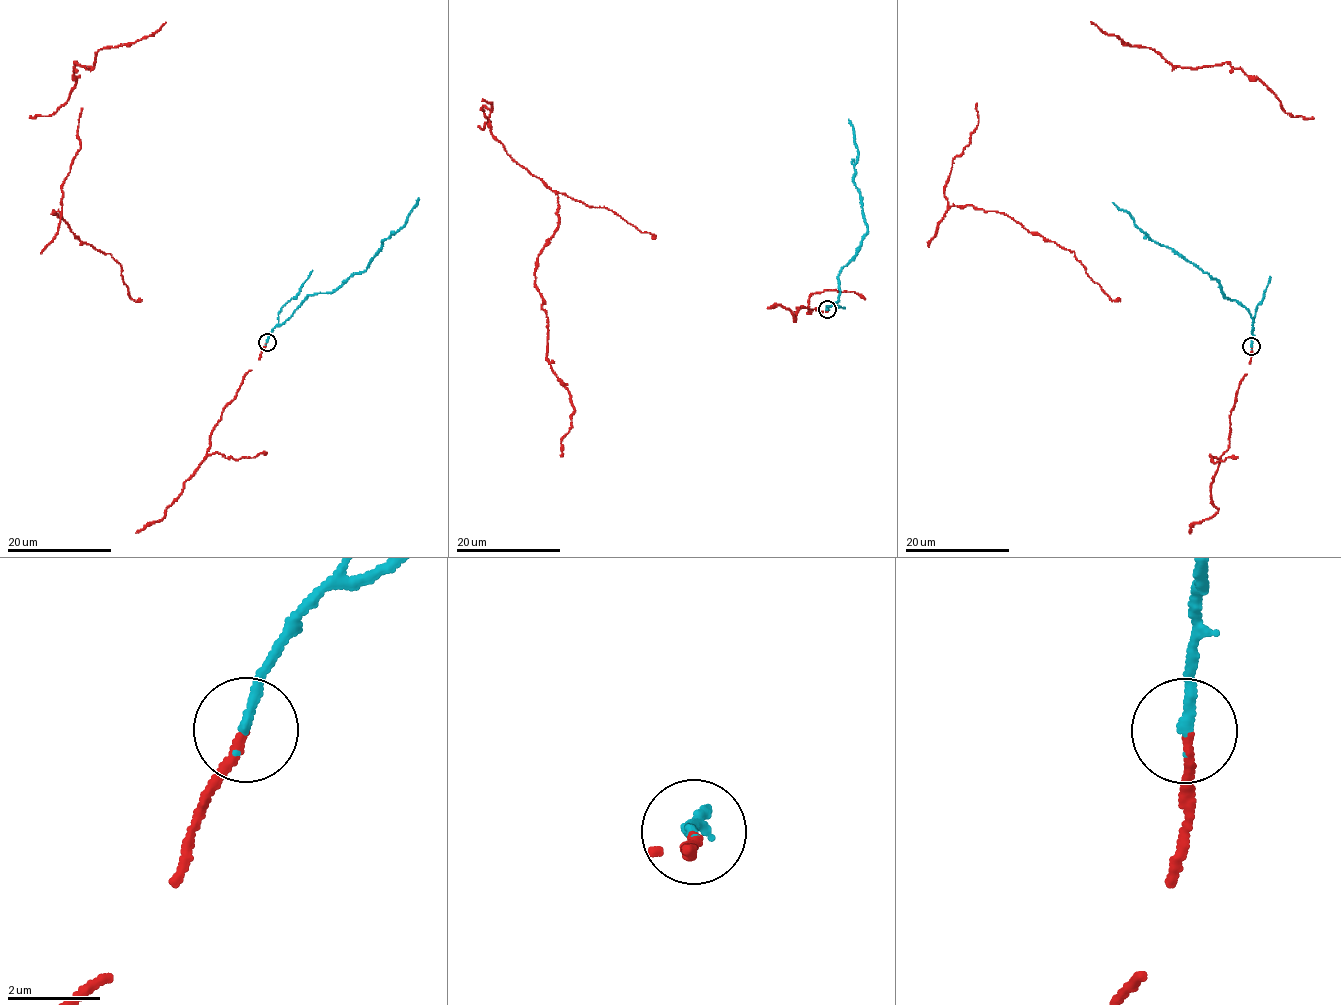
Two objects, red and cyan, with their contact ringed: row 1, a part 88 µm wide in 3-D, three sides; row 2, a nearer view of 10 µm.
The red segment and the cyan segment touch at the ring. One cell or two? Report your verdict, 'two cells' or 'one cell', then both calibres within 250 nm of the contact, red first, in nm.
one cell | 200/240 nm

